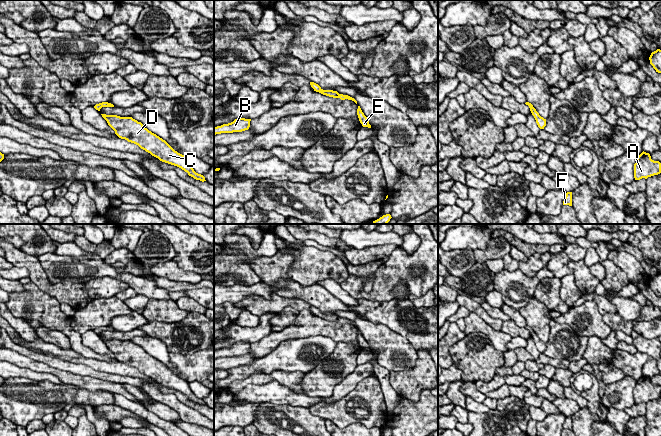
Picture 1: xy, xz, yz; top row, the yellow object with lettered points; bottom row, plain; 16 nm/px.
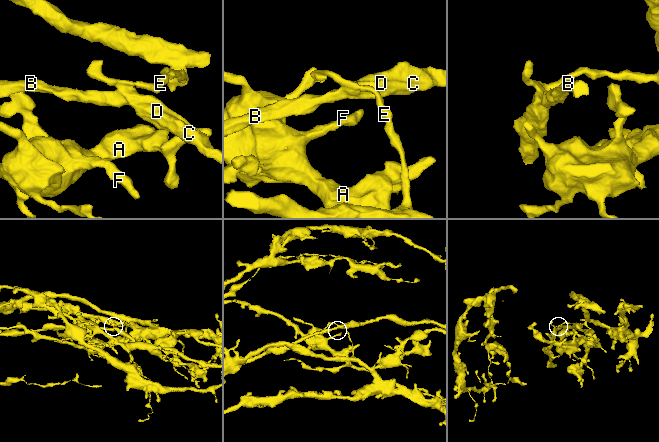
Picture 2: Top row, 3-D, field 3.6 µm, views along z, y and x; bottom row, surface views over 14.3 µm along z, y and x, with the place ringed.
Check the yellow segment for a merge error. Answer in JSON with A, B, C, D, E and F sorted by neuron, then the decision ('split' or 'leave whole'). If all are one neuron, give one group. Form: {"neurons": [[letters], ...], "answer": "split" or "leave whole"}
{"neurons": [["A", "E", "F"], ["B", "C", "D"]], "answer": "split"}

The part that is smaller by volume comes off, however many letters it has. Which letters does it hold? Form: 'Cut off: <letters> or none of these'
Cut off: B, C, D

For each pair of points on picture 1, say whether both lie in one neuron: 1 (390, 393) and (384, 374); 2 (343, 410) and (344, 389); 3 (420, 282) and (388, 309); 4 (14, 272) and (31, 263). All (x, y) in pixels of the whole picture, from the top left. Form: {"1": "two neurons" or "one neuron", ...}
{"1": "one neuron", "2": "two neurons", "3": "two neurons", "4": "two neurons"}

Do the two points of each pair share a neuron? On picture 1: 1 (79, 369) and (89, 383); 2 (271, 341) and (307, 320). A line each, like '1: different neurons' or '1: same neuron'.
1: different neurons
2: same neuron

